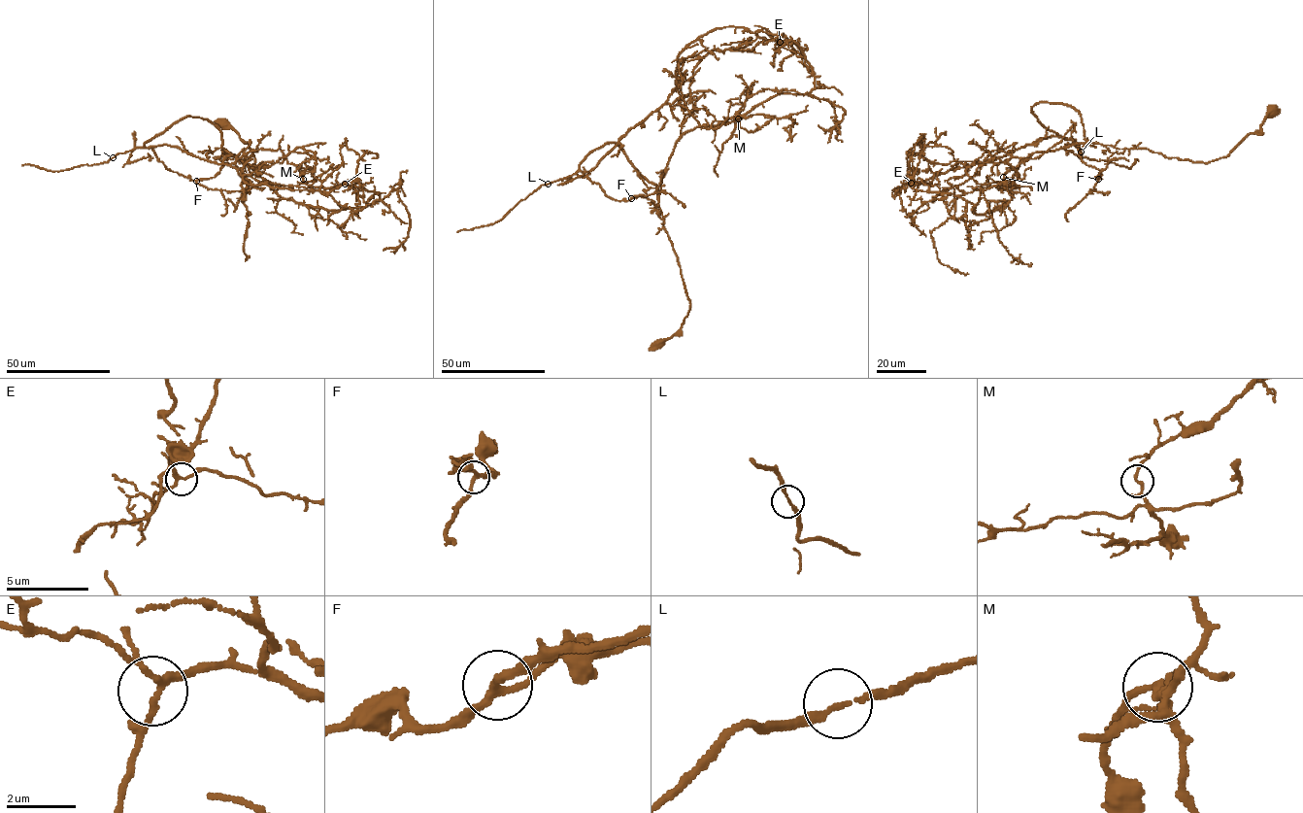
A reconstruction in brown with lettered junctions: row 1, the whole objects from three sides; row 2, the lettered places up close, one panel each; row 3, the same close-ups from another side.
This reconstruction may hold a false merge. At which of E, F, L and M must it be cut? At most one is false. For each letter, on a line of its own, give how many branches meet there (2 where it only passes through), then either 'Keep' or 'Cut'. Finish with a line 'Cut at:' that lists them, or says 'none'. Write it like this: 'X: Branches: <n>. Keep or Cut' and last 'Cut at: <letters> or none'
E: Branches: 3. Keep
F: Branches: 3. Keep
L: Branches: 2. Keep
M: Branches: 3. Keep
Cut at: none

